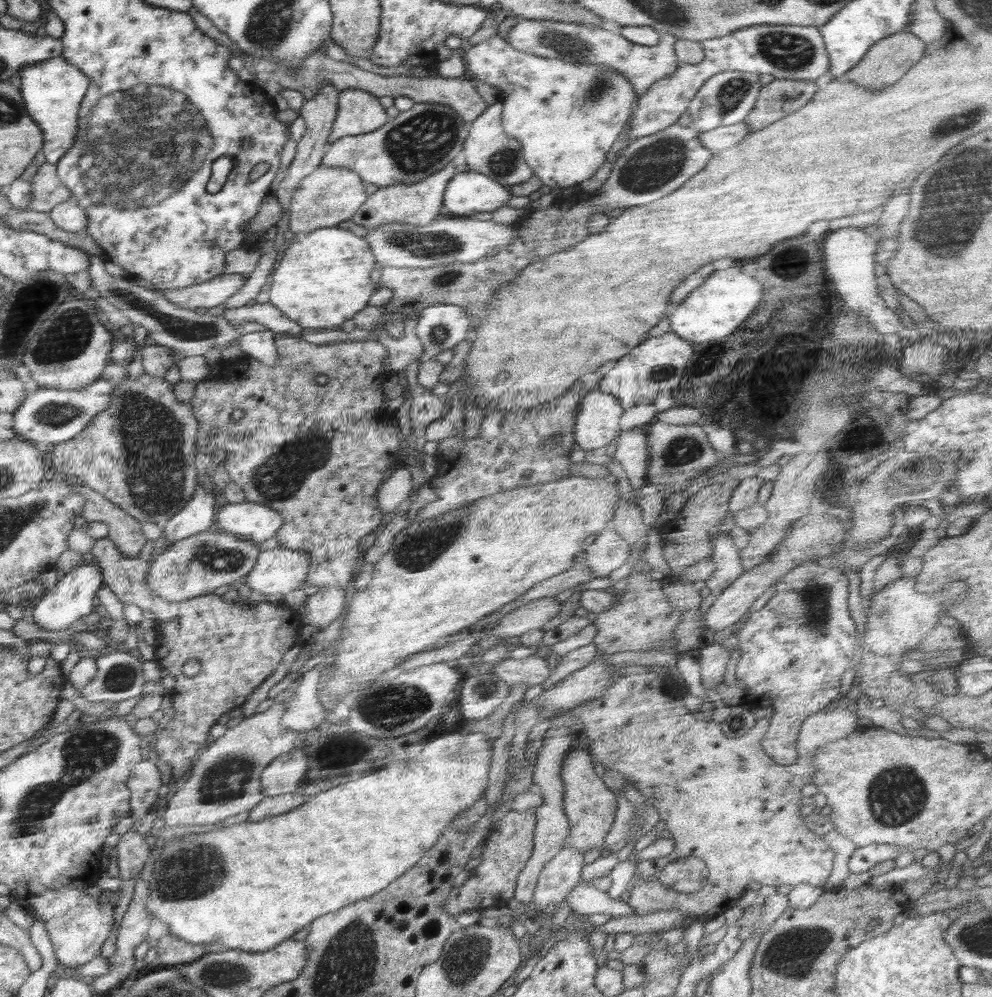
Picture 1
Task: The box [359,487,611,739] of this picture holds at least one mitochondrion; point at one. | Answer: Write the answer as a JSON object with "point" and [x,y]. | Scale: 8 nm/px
{"point":[420,551]}

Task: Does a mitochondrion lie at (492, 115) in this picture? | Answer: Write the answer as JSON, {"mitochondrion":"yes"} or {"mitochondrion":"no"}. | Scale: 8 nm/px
{"mitochondrion":"no"}

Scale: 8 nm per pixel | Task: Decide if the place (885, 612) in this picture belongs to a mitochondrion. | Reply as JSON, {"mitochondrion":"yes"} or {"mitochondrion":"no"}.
{"mitochondrion":"yes"}

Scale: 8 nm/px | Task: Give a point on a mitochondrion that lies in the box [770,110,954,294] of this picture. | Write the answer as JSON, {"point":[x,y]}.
{"point":[790,262]}

